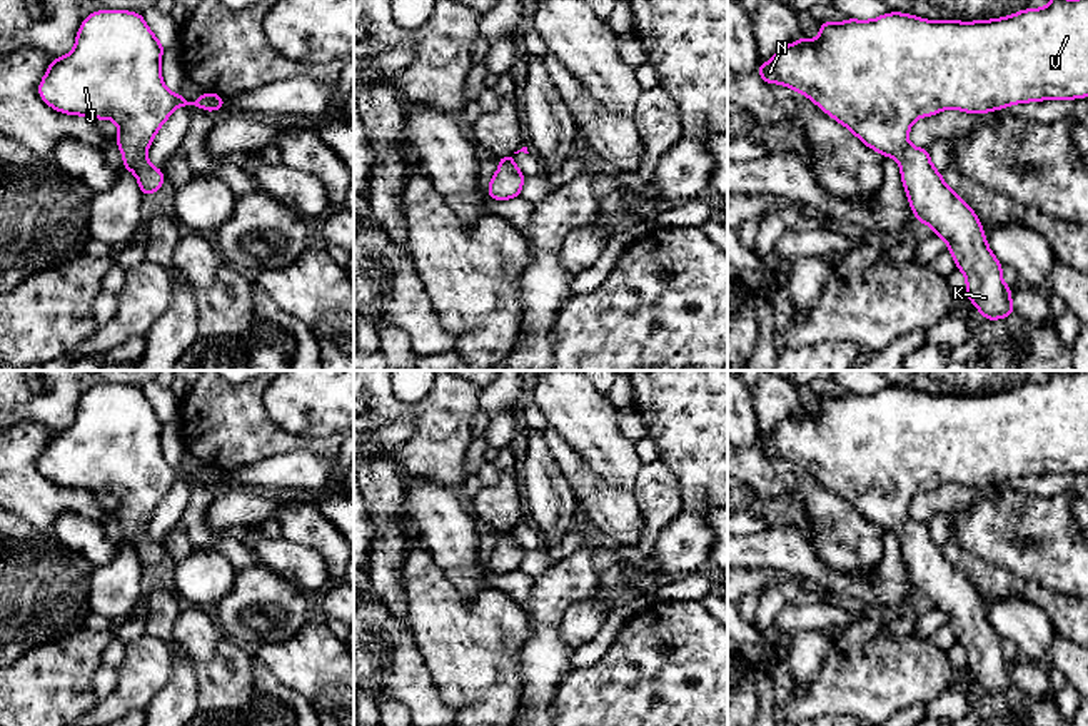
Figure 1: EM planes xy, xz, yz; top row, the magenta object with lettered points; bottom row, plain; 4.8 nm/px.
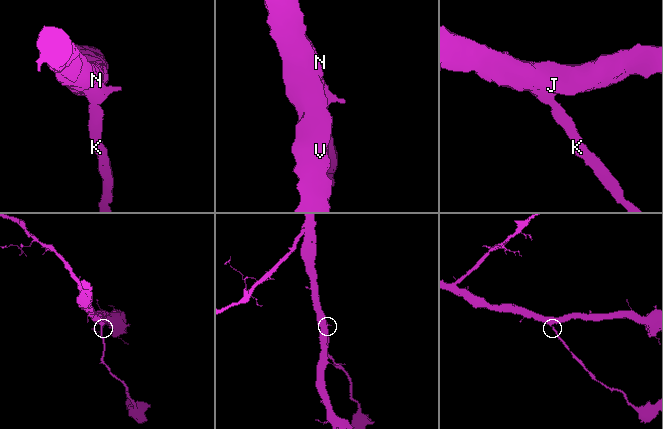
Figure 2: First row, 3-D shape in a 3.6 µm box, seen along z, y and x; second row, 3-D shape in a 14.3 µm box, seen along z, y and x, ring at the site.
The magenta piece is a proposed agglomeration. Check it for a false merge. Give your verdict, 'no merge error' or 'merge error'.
no merge error

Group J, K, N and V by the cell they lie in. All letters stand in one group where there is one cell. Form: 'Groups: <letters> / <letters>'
Groups: J K N V

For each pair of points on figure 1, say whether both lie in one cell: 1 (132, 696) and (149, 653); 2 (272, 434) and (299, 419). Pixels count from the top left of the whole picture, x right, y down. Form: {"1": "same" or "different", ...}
{"1": "same", "2": "different"}

